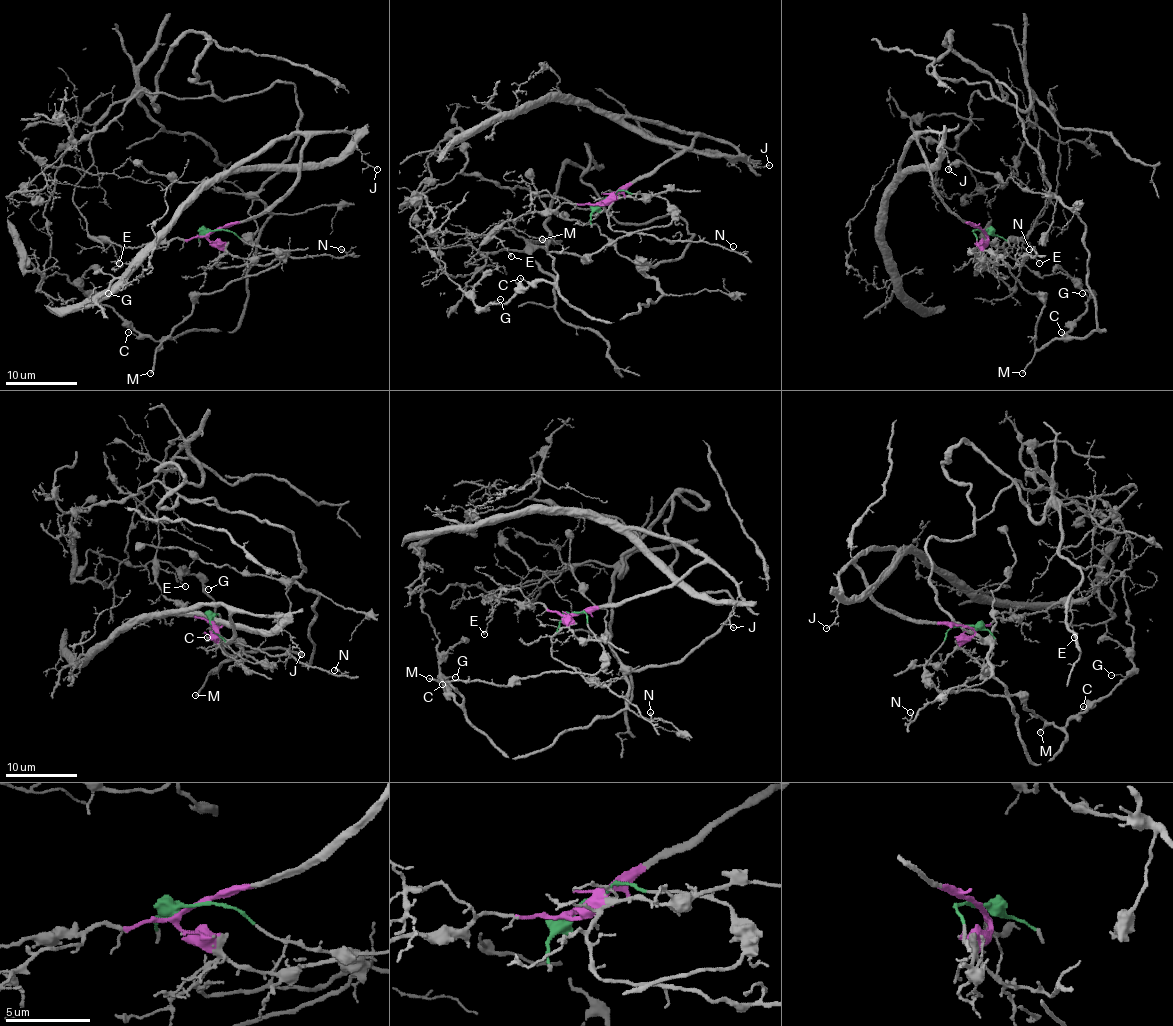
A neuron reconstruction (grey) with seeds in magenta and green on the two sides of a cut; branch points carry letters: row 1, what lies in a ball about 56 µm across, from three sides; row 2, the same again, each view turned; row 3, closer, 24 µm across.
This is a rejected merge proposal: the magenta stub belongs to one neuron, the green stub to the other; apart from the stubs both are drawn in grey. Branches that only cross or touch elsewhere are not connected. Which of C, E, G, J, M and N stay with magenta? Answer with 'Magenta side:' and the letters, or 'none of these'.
Magenta side: E, J, N

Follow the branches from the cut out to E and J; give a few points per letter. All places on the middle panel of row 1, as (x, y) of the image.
E: (606, 200), (597, 203), (561, 203), (552, 210), (520, 214), (503, 225), (496, 237), (512, 257)
J: (606, 200), (654, 173), (675, 153), (691, 148), (695, 152), (743, 155), (755, 166), (770, 164)

